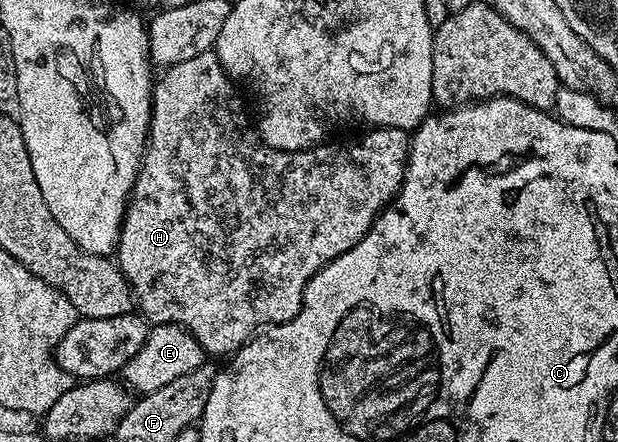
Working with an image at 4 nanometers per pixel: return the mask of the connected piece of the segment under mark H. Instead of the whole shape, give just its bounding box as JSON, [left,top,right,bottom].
[115,50,410,356]

